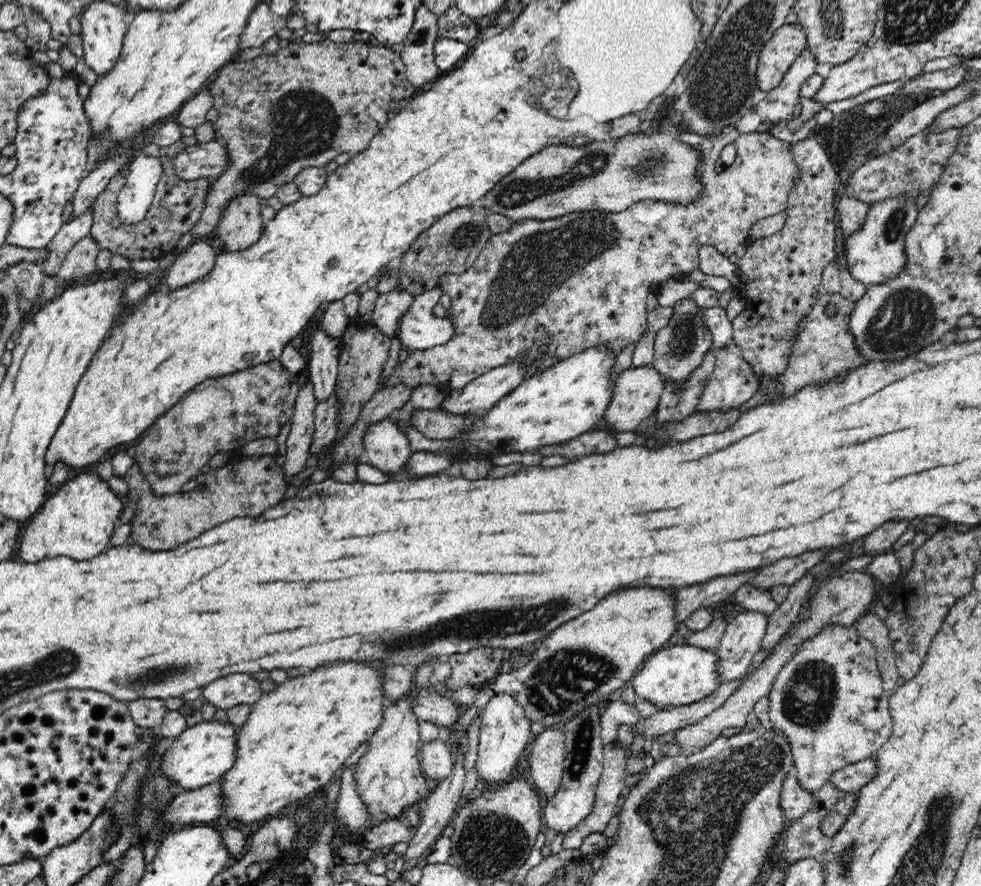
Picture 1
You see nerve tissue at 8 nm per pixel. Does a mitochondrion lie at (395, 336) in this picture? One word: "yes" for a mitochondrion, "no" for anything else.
no

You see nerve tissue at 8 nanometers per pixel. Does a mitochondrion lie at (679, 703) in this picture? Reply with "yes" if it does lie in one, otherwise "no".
no

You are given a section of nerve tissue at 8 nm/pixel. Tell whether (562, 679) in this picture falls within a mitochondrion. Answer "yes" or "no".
yes

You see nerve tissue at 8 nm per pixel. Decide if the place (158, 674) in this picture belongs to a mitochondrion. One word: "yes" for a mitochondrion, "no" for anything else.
yes

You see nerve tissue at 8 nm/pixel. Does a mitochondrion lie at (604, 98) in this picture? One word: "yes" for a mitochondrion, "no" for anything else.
no

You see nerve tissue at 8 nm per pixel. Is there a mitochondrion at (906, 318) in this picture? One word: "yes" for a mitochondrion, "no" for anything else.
yes

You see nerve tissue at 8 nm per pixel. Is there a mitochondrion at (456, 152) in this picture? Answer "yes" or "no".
no

